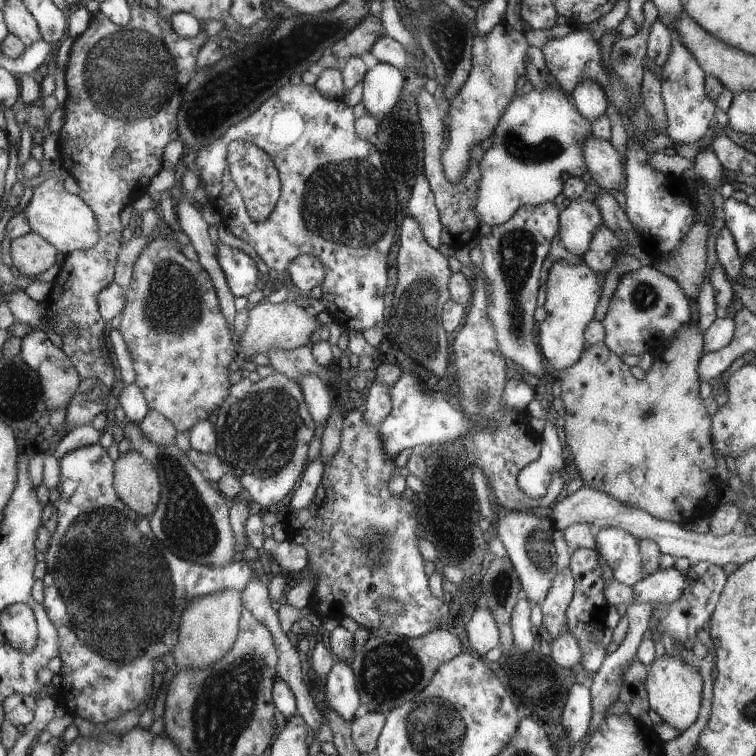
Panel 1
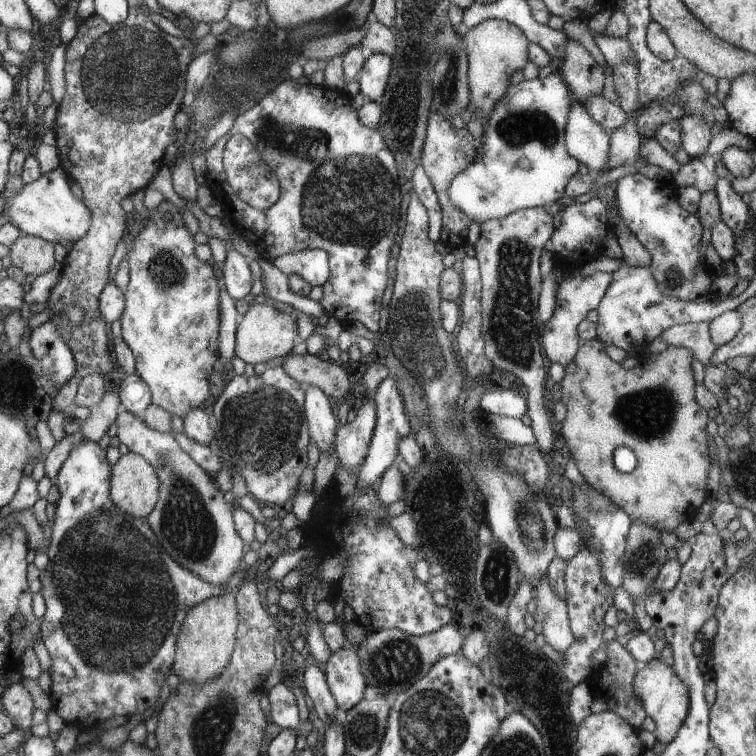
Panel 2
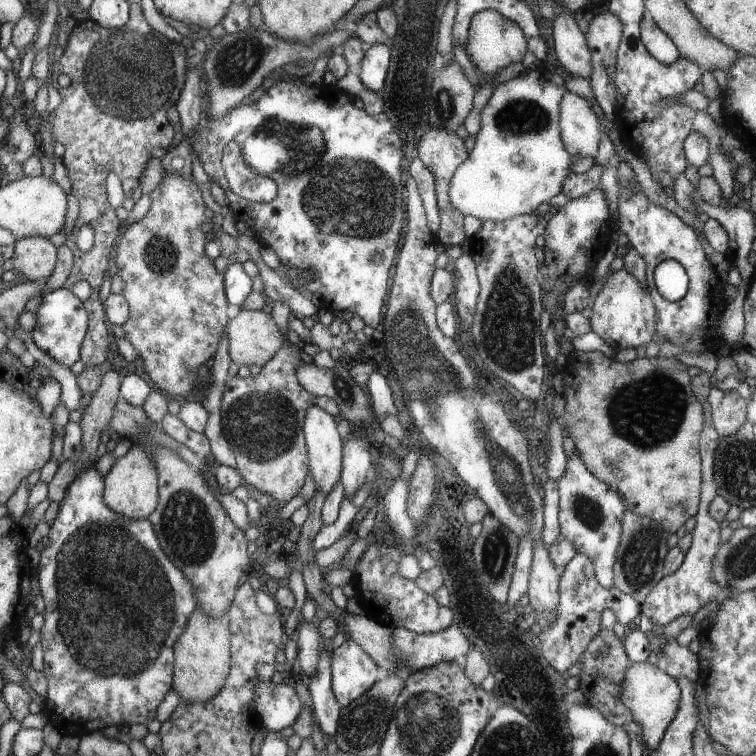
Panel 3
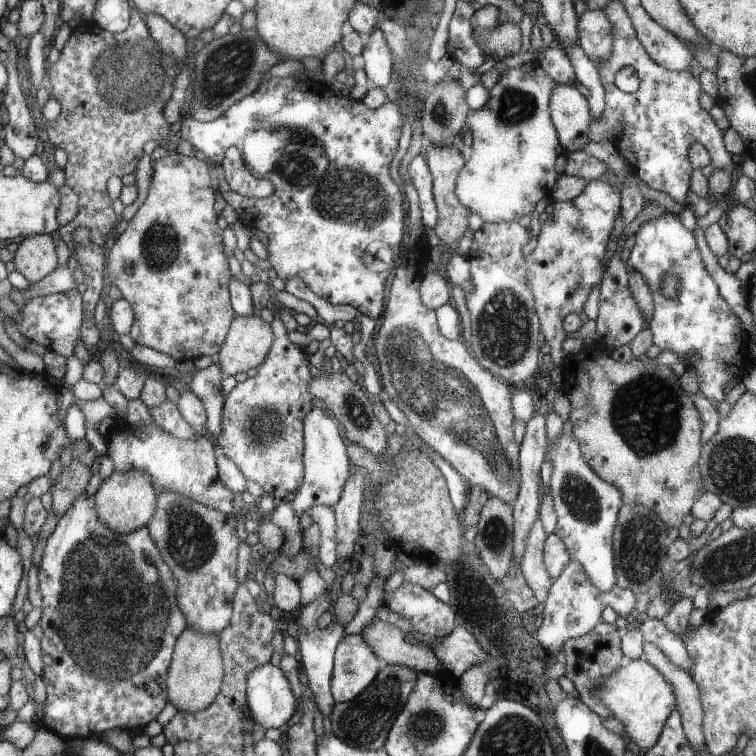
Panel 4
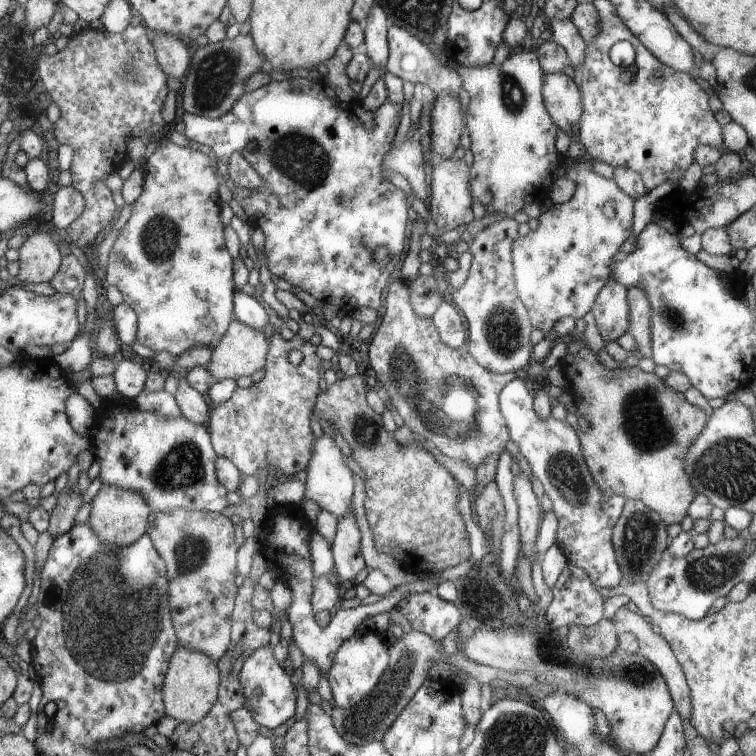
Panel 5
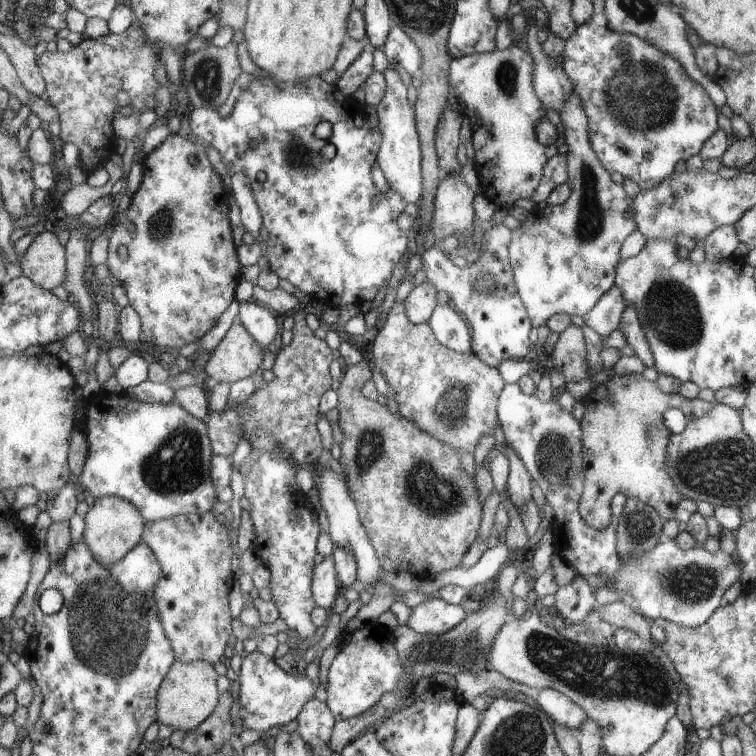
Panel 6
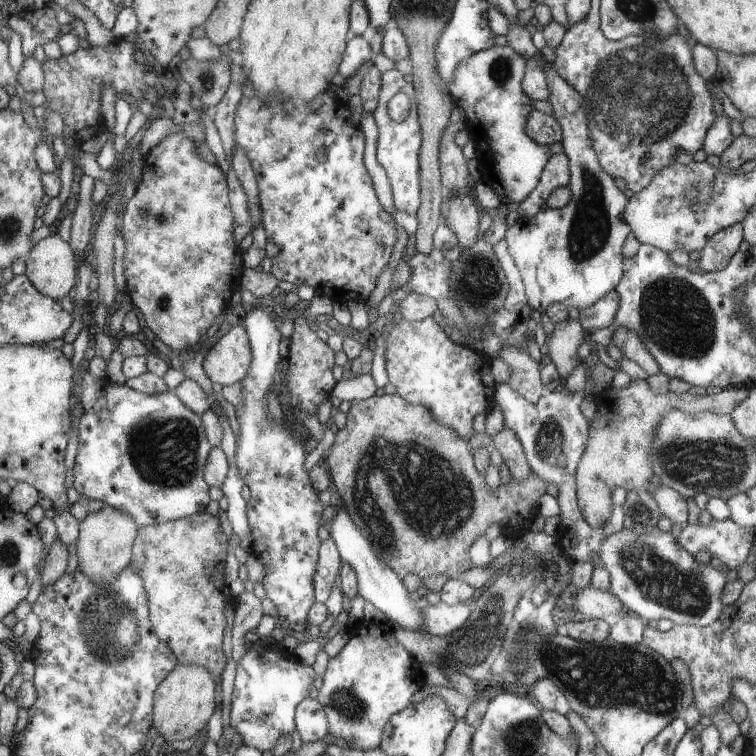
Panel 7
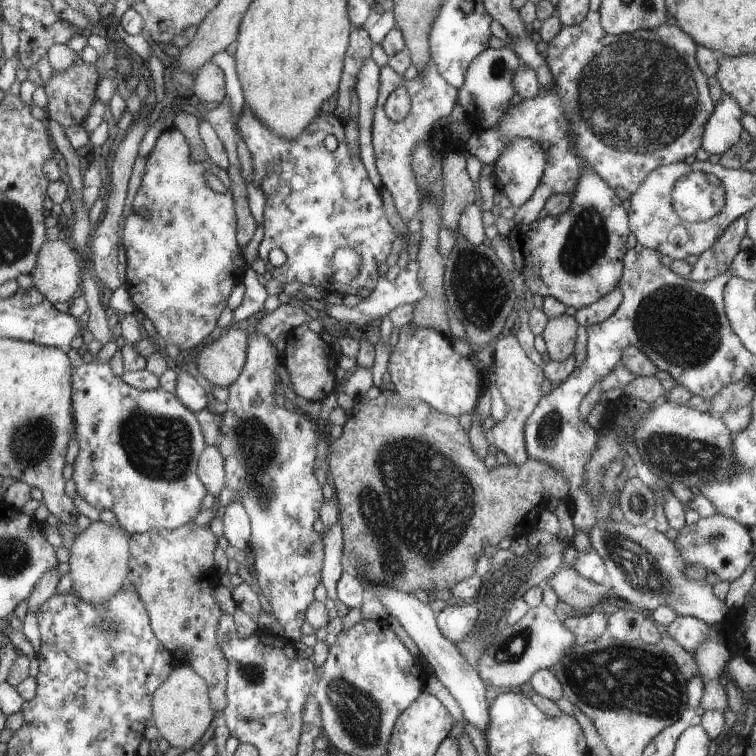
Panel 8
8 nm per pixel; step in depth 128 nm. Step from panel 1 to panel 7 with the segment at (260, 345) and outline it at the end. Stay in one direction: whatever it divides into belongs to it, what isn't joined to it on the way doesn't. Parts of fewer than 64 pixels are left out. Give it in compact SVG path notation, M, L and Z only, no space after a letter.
M232 324L207 352L202 369L212 384L221 387L232 385L246 376L250 368L251 351L247 334L241 326Z

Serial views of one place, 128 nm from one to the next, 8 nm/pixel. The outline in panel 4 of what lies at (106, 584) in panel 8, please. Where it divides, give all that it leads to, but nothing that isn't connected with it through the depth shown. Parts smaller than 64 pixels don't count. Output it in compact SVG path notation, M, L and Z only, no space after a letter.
M133 469L125 472L114 470L101 481L93 495L96 513L102 523L116 533L128 533L146 525L157 504L157 491L150 481L150 476L145 471Z

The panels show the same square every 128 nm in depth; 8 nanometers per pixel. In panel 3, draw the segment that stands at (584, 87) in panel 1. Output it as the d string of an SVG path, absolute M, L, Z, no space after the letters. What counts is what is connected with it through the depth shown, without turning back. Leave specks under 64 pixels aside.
M560 11L552 20L551 36L556 60L565 75L588 80L592 73L589 49L584 34L573 20L573 14Z

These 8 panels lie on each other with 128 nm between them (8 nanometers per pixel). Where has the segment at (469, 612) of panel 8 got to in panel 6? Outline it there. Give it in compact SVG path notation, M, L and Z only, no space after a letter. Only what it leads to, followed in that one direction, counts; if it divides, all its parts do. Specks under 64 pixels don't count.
M431 597L426 602L410 608L406 625L416 633L440 635L461 623L466 616L466 612L458 604Z

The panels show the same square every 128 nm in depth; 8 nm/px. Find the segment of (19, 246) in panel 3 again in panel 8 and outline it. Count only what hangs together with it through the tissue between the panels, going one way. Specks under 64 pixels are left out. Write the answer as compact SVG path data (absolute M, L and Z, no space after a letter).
M61 238L49 240L31 272L34 287L53 304L67 303L81 288L83 256L75 251Z

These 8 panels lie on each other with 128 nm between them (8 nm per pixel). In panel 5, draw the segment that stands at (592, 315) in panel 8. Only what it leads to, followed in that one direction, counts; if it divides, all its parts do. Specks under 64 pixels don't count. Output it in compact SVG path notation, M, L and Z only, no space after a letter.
M610 276L590 308L604 344L615 341L628 330L630 317L626 295L626 288Z

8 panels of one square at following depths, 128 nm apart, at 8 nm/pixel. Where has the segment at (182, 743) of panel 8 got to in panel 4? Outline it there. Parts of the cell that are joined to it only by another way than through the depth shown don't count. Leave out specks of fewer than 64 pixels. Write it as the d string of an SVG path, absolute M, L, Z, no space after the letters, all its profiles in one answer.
M186 627L174 644L174 655L170 663L164 684L170 697L170 704L177 711L188 713L202 711L209 707L220 691L224 676L218 638L214 634L202 633L193 627Z

